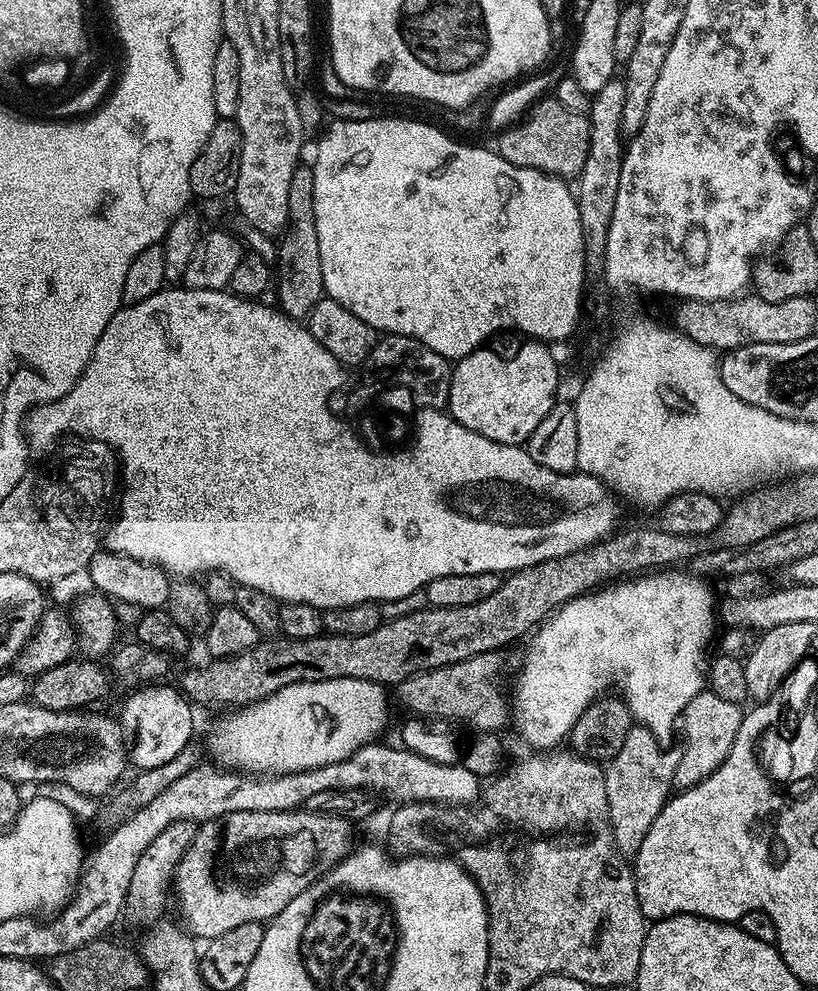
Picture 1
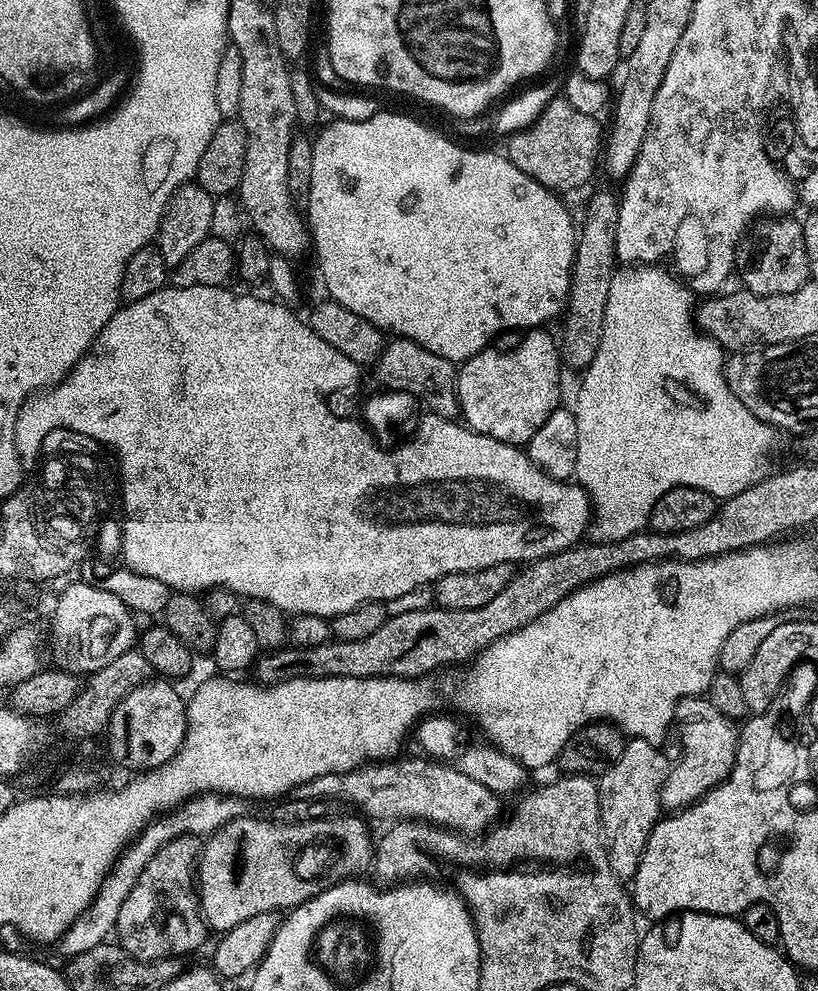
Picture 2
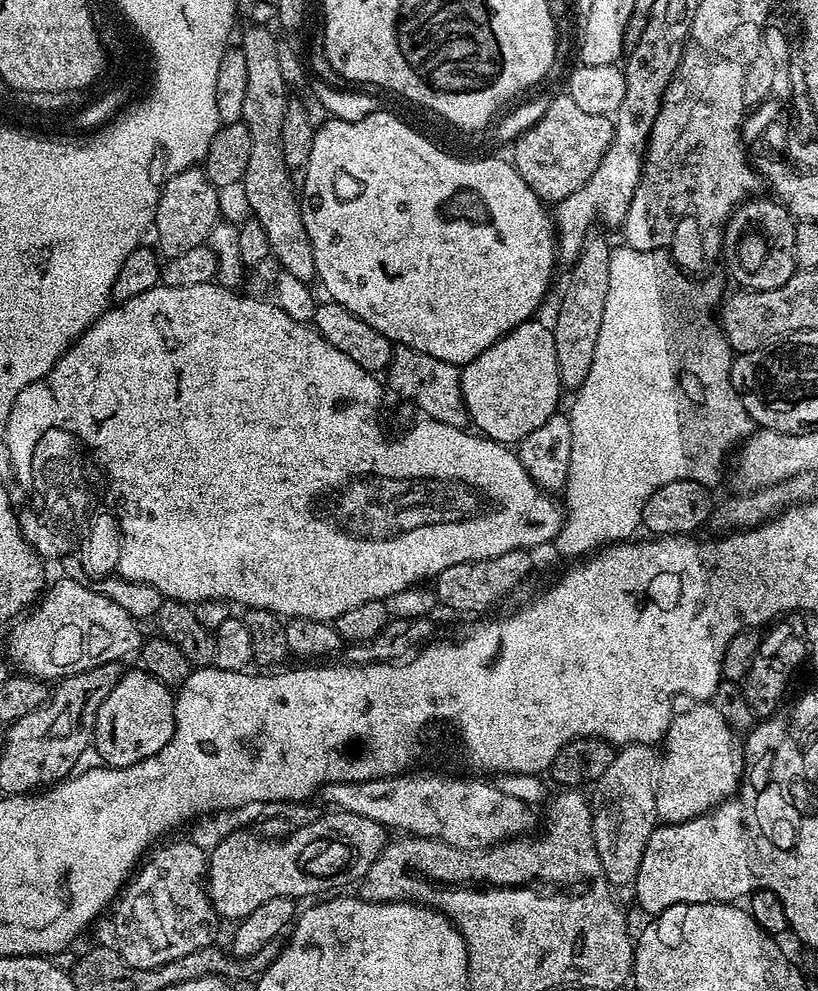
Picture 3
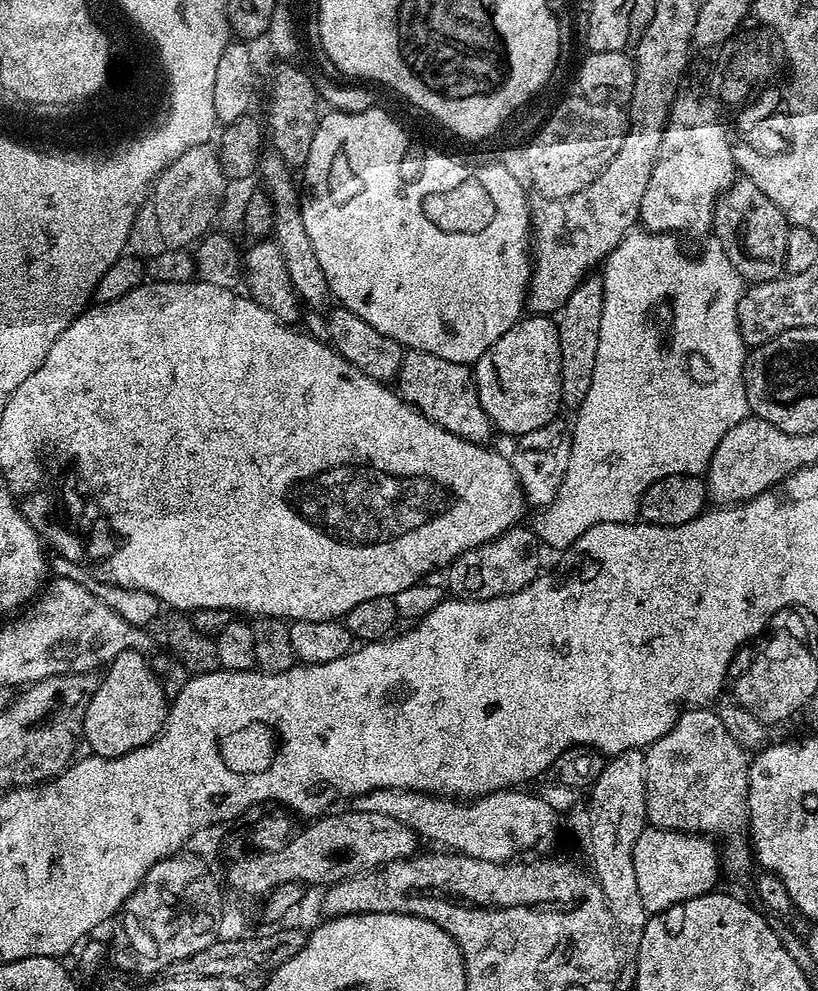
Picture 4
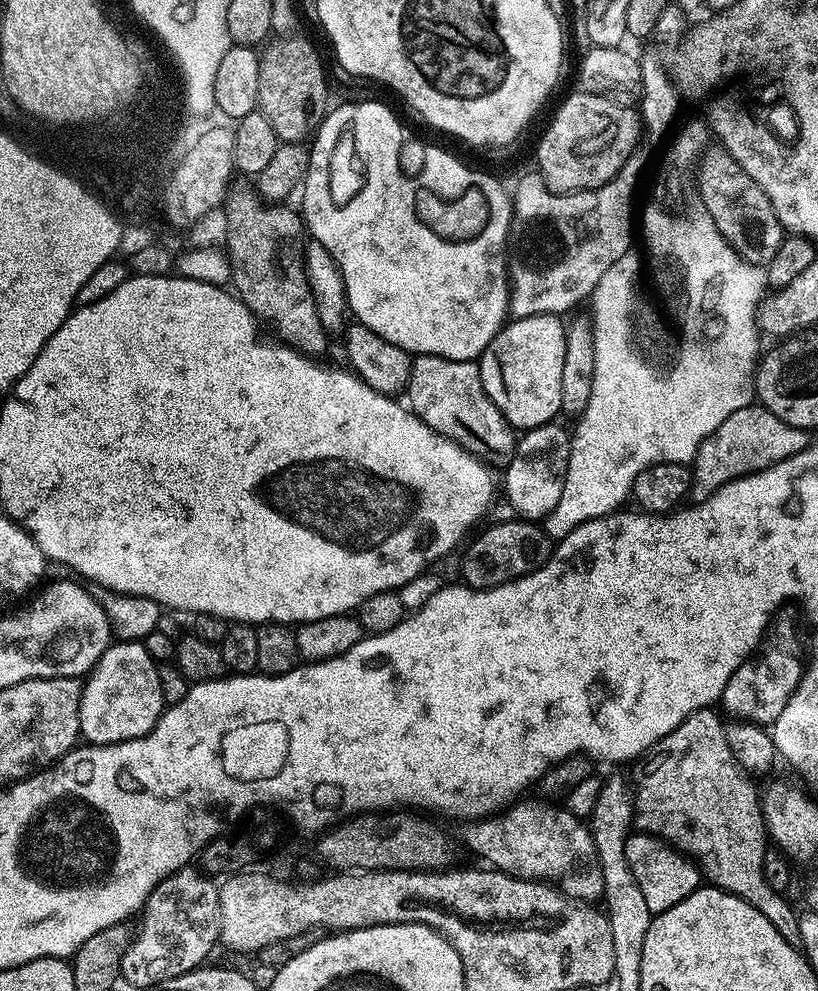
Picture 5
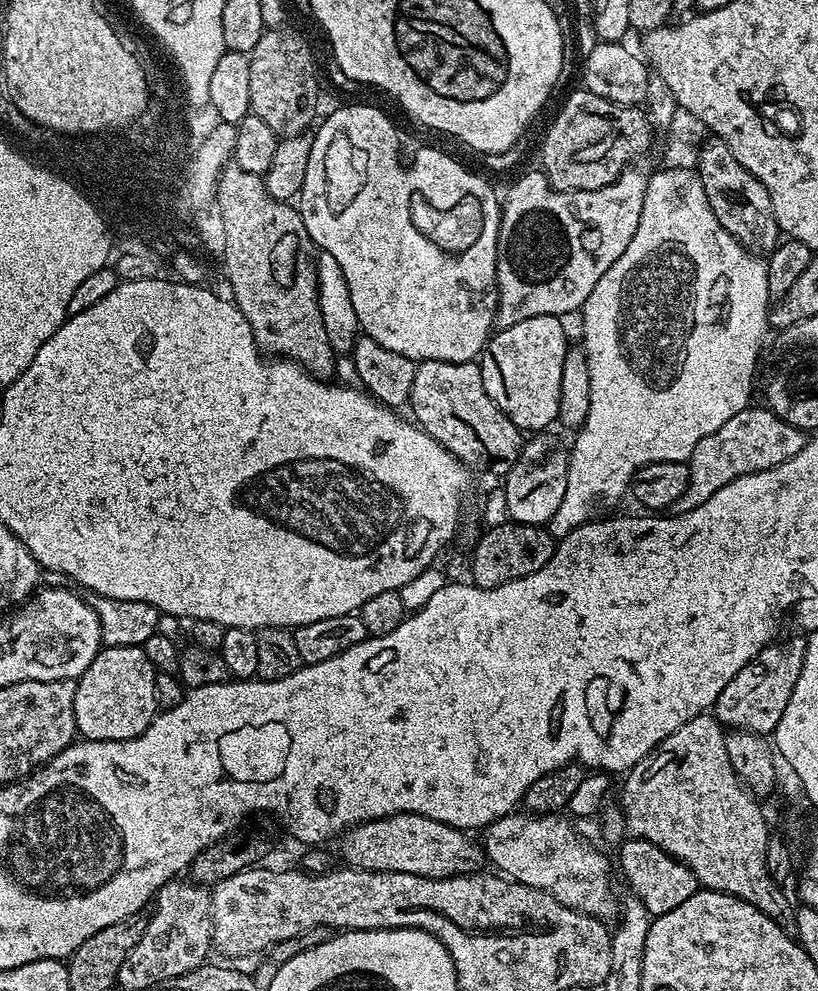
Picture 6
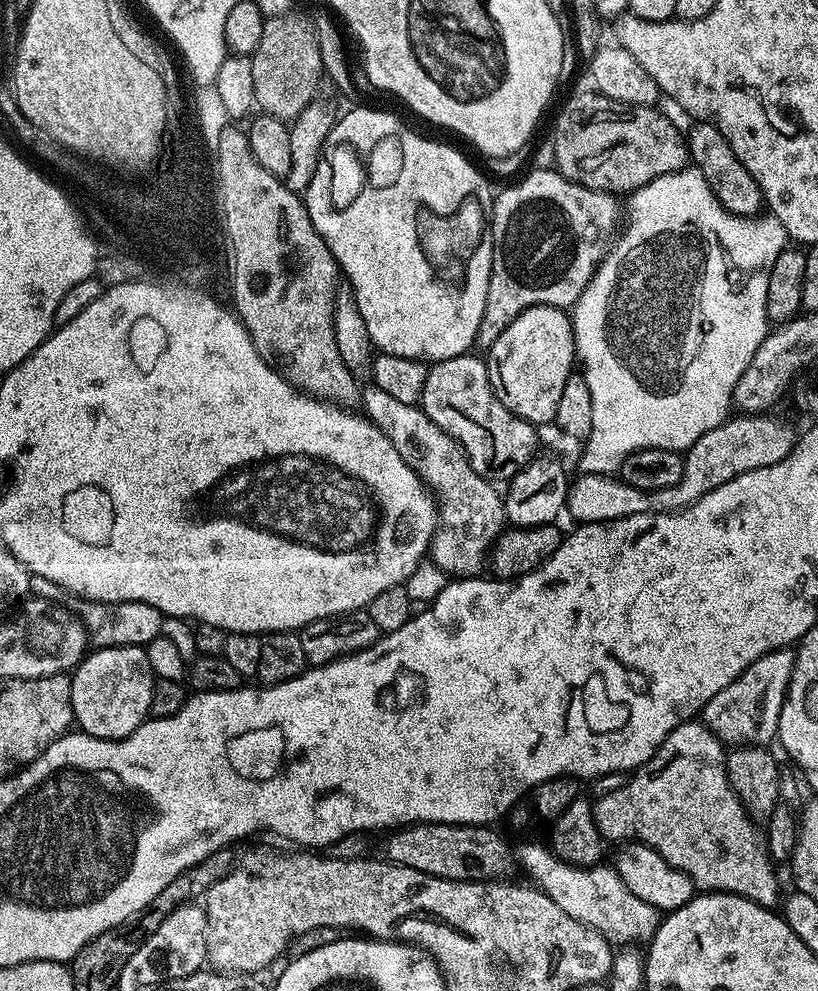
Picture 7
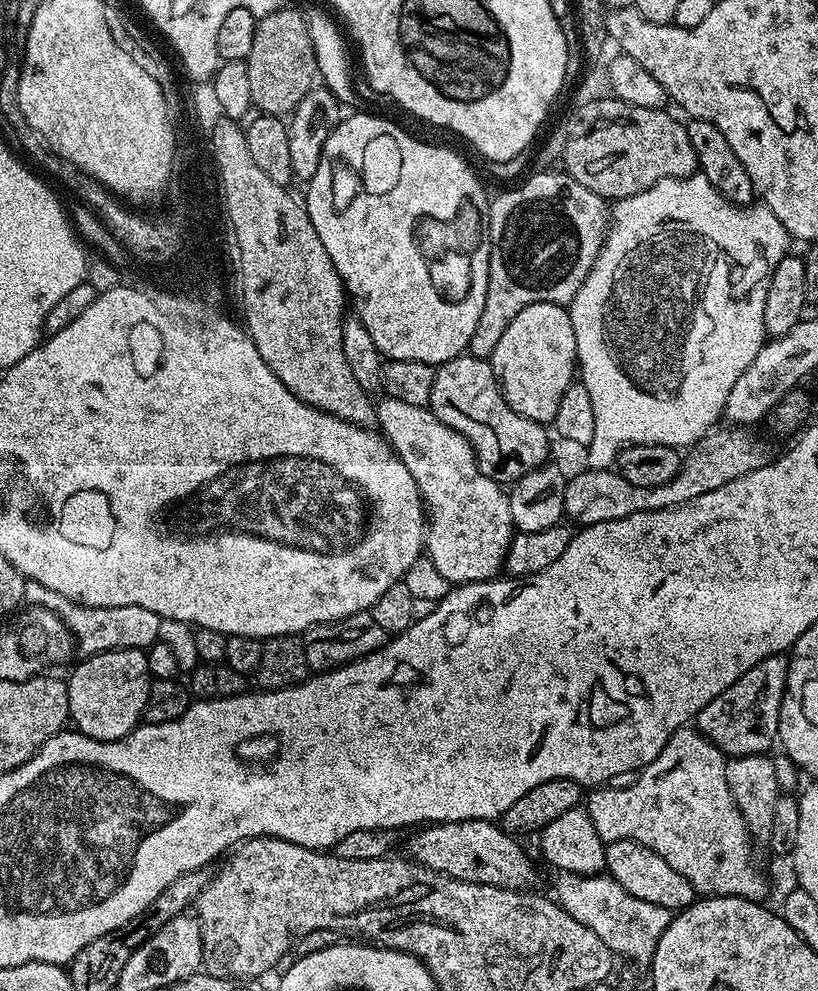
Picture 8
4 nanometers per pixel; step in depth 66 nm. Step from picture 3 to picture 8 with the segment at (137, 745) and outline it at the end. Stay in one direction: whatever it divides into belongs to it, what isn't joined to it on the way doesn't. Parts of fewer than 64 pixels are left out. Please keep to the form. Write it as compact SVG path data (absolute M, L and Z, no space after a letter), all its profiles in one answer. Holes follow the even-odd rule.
M127 648L89 656L79 662L72 677L66 680L71 723L95 740L120 740L127 736L141 723L152 685L147 655L139 648Z

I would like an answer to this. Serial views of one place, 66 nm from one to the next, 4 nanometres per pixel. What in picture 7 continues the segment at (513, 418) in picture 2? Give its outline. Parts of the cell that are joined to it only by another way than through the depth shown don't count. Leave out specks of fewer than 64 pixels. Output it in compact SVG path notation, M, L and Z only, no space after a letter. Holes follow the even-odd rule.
M545 304L518 314L486 352L492 389L502 406L537 426L555 421L566 378L570 378L577 360L571 315L565 309Z

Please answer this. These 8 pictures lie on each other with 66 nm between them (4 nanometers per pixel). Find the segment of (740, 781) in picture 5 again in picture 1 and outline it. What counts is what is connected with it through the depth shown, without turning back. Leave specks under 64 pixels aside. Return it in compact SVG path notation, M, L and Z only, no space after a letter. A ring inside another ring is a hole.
M711 690L698 693L684 707L682 728L684 724L684 753L679 753L676 762L676 773L672 779L677 789L693 788L702 782L722 762L726 762L726 754L730 754L730 746L734 746L734 738L738 738L738 726L742 726L745 709L734 702L725 702Z

